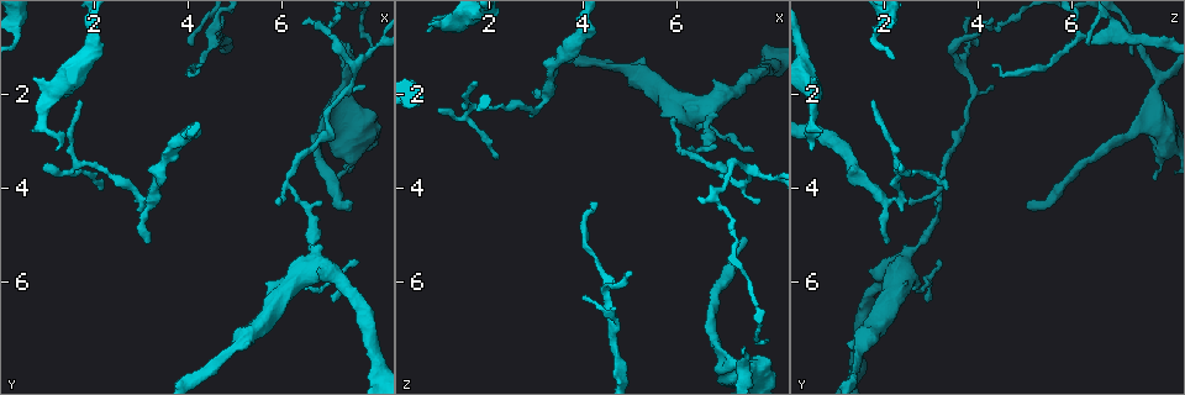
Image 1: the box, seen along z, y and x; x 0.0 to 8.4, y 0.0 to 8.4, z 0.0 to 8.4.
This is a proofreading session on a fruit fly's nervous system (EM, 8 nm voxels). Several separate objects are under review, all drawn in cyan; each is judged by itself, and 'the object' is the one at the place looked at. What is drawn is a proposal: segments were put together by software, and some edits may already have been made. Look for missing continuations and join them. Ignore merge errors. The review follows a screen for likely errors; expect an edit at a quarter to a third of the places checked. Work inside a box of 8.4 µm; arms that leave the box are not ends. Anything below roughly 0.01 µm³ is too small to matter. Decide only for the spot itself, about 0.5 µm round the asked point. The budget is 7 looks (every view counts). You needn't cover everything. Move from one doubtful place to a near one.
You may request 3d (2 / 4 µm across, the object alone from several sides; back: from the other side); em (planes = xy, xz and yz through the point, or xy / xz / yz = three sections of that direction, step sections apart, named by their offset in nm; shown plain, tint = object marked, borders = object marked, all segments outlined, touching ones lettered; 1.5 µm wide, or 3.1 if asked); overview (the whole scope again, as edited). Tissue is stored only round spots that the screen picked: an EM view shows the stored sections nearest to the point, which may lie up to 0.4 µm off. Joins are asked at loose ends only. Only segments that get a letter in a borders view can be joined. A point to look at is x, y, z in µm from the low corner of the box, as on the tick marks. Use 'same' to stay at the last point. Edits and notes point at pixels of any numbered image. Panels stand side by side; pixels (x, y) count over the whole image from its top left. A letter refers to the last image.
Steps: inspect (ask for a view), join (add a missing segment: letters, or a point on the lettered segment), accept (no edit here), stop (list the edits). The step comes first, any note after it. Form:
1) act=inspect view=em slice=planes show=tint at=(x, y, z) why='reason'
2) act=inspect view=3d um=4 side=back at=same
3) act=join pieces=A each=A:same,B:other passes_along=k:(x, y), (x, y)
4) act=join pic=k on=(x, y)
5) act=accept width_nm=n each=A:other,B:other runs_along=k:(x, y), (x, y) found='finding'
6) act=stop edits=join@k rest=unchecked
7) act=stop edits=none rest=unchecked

act=inspect view=em slice=planes show=borders at=(7.75, 1.80, 4.25)

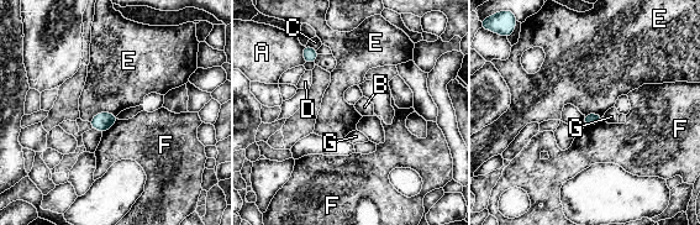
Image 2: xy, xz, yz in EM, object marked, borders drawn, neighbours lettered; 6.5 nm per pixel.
act=accept each=A:other,B:other,C:other,D:other,E:other,F:other,G:other border=2:(116, 114), (98, 113), (89, 121) found='no lettered segment goes on from it'

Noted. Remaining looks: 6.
act=inspect view=em slice=yz step=8 show=borders at=(3.20, 5.15, 2.05) why='free end'

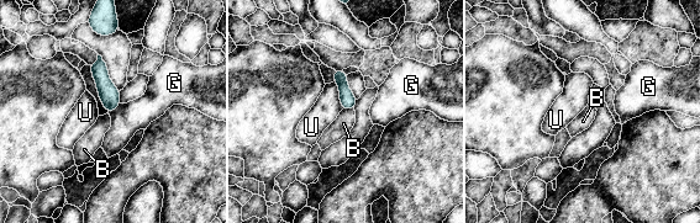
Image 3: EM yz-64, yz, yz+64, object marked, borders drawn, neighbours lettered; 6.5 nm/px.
act=accept each=B:other,G:other,U:other border=3:(335, 80), (342, 109) found='none of them fits'

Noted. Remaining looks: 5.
act=inspect view=em slice=planes show=tint at=(4.25, 1.35, 4.30) why='branch stops here'

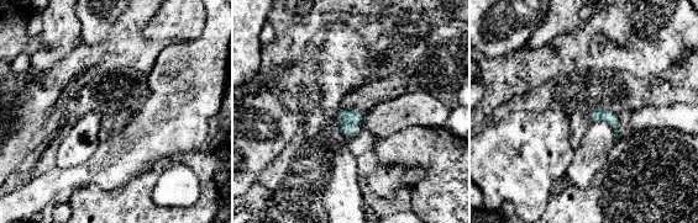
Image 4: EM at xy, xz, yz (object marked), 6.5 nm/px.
act=inspect view=em slice=planes show=borders at=same why='see the neighbours'

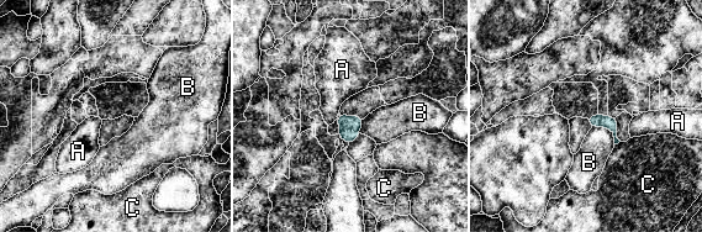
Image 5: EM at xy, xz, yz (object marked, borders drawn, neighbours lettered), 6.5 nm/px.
act=accept each=A:other,B:other,C:other border=5:(592, 126), (608, 128), (615, 143) found='none of them fits'

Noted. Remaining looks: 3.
act=stop edits=none rest=unchecked

